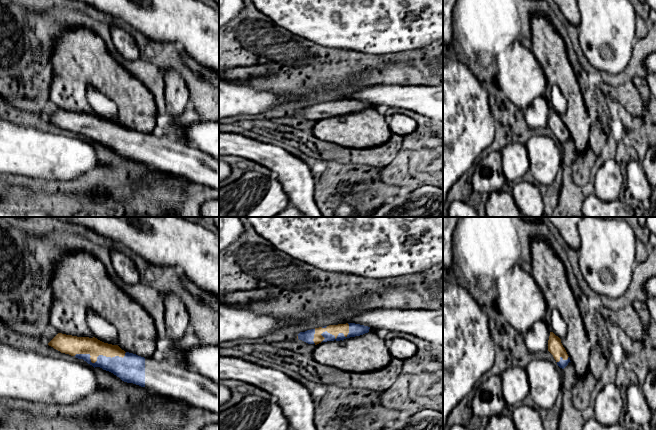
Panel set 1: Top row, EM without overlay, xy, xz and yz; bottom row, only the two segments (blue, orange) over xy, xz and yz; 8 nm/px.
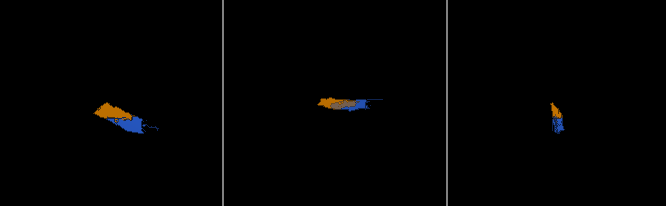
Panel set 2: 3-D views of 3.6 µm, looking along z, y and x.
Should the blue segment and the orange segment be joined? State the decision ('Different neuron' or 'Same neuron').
Same neuron

